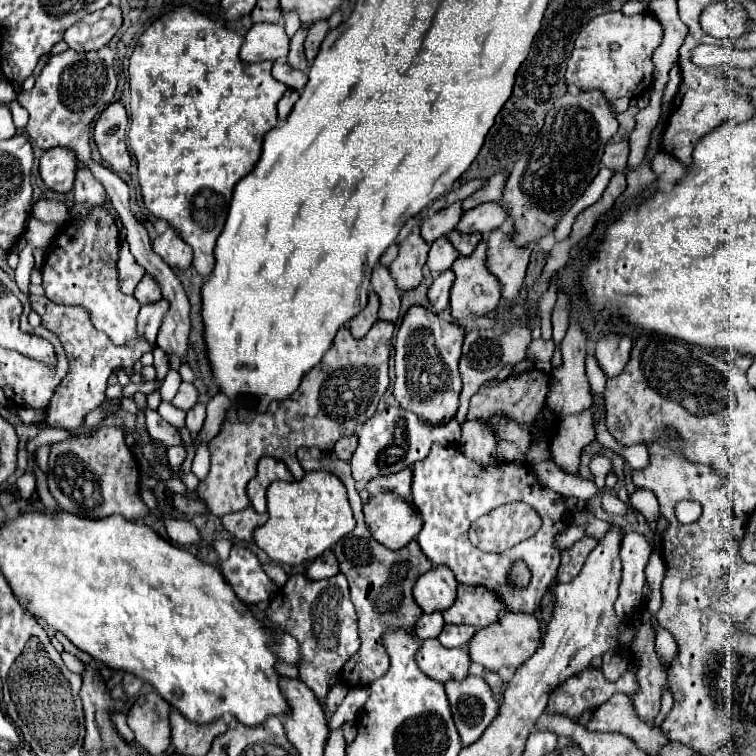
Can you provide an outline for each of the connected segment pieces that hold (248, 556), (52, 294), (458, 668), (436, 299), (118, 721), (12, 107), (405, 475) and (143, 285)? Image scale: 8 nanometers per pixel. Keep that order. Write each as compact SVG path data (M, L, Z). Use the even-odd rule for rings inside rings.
M234 544L228 560L220 562L220 568L238 598L248 604L270 600L278 592L278 586L264 572L258 556L246 546Z
M92 208L86 218L80 220L68 220L60 232L56 234L54 242L46 248L46 260L42 266L42 286L46 288L46 298L50 298L56 304L74 304L82 306L90 312L90 320L96 330L104 332L114 344L126 344L128 340L136 338L136 316L140 310L140 304L132 296L124 296L118 288L118 250L120 250L120 236L116 228L114 216L108 214L104 208Z
M436 638L424 640L416 662L436 682L464 680L470 674L470 654L464 648L444 648Z
M448 270L448 272L442 272L442 274L432 282L432 286L428 288L428 300L430 300L432 308L436 310L436 314L448 308L452 282L454 282L454 272Z
M124 712L113 713L111 715L111 720L114 726L116 726L116 730L122 732L128 742L134 742L134 736L132 736L132 730L128 728L128 724L126 724L126 714L124 714Z
M18 102L6 104L12 114L14 125L18 130L24 130L29 121L29 114L25 108L22 108Z
M404 468L392 476L380 476L380 480L370 480L366 484L368 494L378 494L378 492L396 492L400 498L412 496L412 468Z
M148 274L140 280L140 284L134 290L134 298L144 306L144 304L152 304L162 300L160 296L160 288L156 288L156 280L152 280Z

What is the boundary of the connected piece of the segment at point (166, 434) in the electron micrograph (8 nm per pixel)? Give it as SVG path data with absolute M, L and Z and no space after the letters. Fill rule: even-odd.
M146 408L144 414L146 414L146 430L152 440L158 440L162 444L182 444L184 446L178 428L174 428L166 420L162 420L162 416L156 410Z

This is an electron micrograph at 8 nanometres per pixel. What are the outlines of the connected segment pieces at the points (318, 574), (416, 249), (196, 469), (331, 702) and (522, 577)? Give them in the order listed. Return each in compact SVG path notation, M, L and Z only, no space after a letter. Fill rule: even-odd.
M328 550L328 552L324 552L324 556L316 558L316 560L308 566L306 574L310 576L310 580L322 580L322 578L336 576L336 574L338 574L338 560L336 560L334 552Z
M418 228L400 244L400 252L390 266L390 274L400 290L412 290L422 280L422 266L430 246L418 236Z
M198 444L196 456L192 460L192 472L202 482L208 476L208 470L210 470L210 452L208 452L208 446L206 444Z
M335 686L330 689L328 696L326 698L327 710L330 714L333 714L338 706L343 702L345 696L348 693L348 688L346 686Z
M524 562L512 564L512 568L510 568L510 582L512 584L516 584L516 586L528 586L530 578L532 578L532 574L530 574L530 570L528 570L528 566Z

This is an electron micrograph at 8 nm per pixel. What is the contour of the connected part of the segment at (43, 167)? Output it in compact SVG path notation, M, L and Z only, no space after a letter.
M66 148L46 150L40 158L40 178L46 188L66 194L72 190L74 174L76 174L76 156Z

